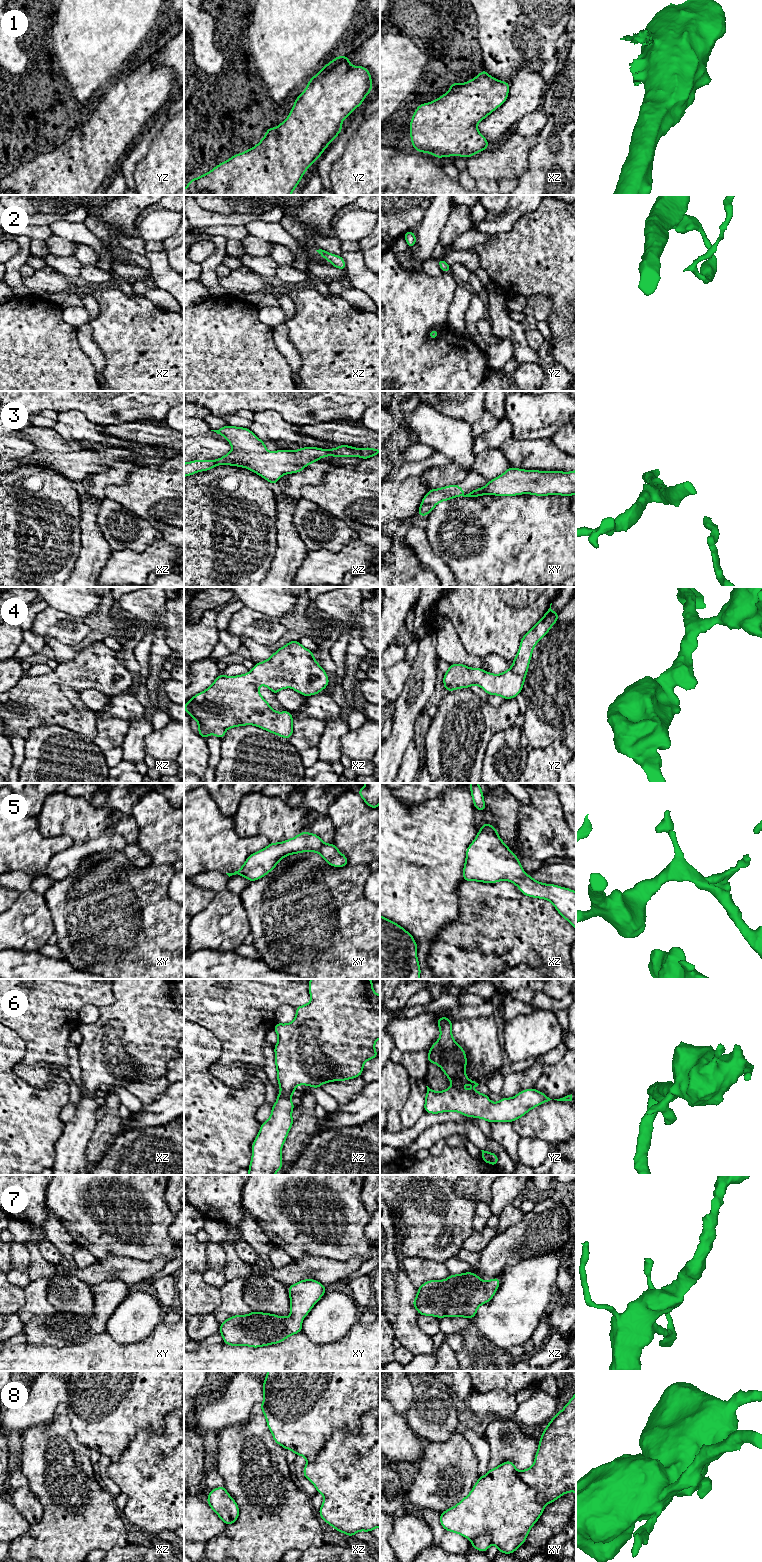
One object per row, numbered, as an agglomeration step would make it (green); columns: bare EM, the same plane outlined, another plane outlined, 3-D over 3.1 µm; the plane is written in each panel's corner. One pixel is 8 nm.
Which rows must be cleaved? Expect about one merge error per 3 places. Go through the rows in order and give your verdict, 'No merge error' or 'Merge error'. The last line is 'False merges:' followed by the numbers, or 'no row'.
1: No merge error
2: Merge error
3: No merge error
4: No merge error
5: No merge error
6: No merge error
7: No merge error
8: Merge error
False merges: 2, 8

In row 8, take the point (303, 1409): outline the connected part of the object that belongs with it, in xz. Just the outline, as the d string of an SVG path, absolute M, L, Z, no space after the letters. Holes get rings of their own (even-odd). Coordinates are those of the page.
M268 1371L263 1382L263 1393L264 1400L260 1406L267 1420L267 1427L273 1434L273 1440L296 1455L305 1457L307 1462L312 1462L335 1431L344 1430L349 1433L357 1433L360 1430L363 1416L378 1407L380 1401L380 1371Z

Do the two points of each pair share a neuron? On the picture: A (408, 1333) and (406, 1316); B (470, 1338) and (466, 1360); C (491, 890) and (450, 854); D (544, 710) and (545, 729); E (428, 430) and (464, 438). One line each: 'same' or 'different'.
A: same
B: same
C: different
D: same
E: same

